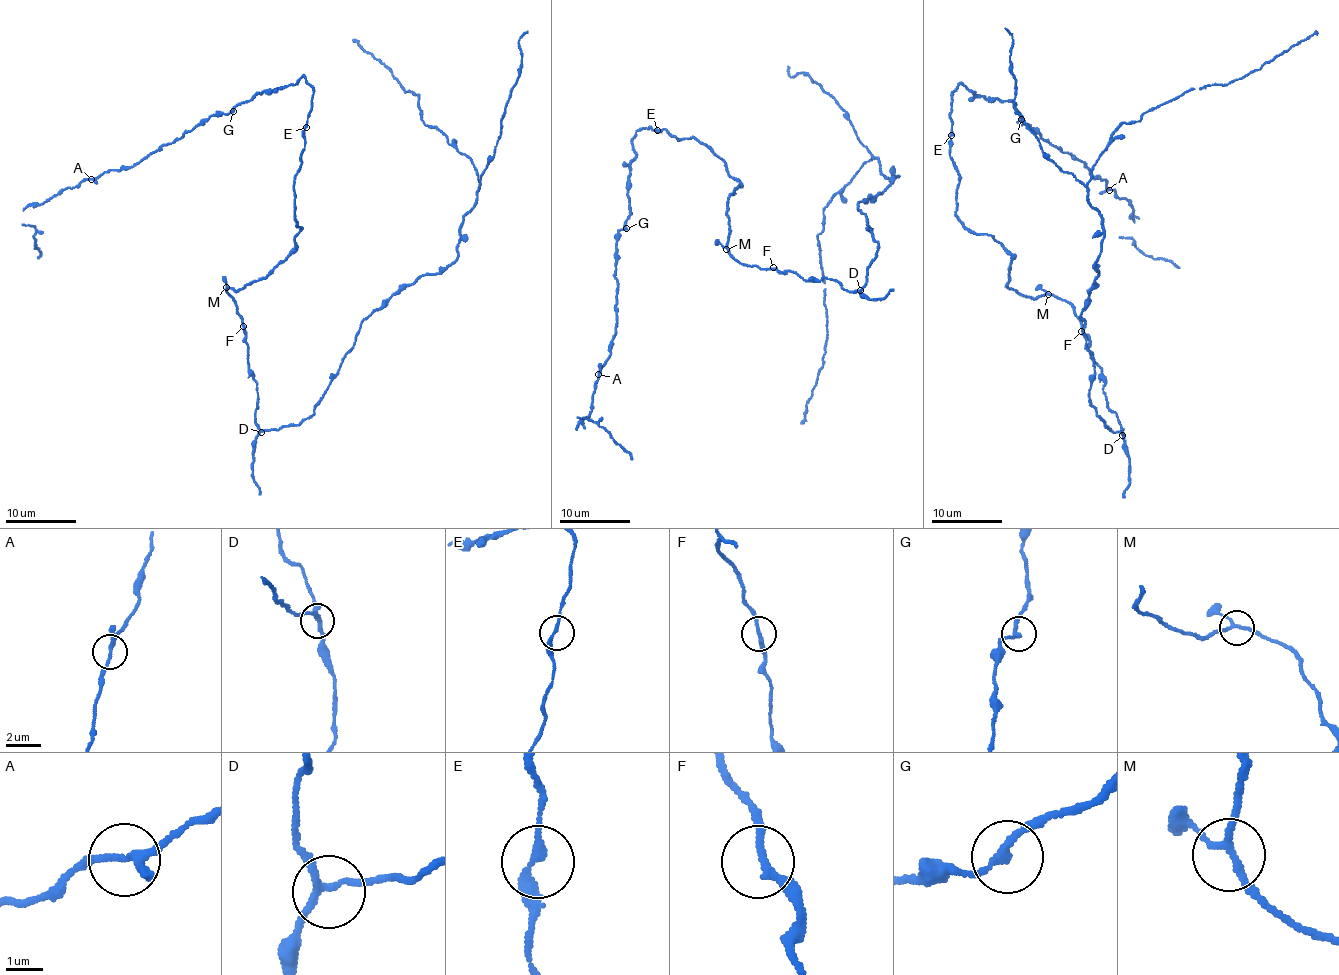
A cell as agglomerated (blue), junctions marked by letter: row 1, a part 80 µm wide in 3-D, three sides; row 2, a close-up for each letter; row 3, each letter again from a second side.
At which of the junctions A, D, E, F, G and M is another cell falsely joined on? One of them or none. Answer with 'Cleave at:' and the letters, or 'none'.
Cleave at: none

